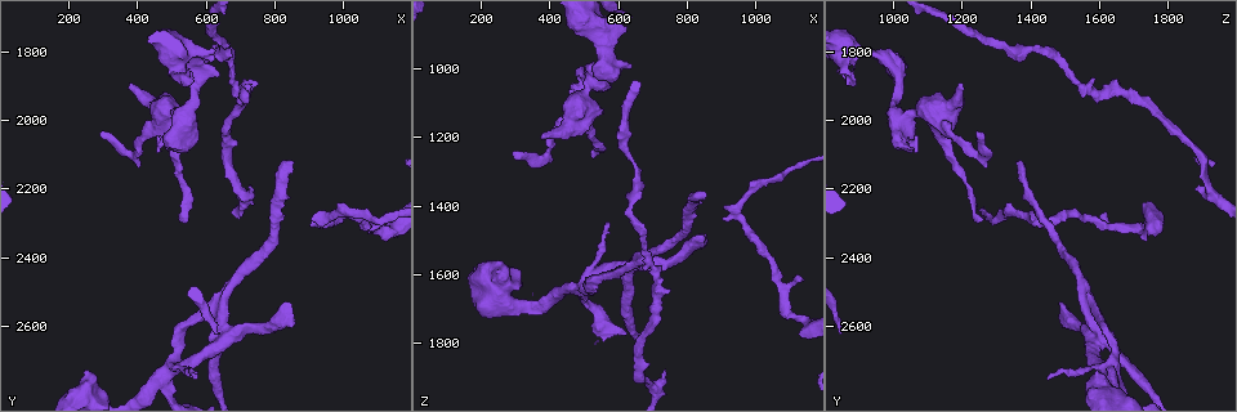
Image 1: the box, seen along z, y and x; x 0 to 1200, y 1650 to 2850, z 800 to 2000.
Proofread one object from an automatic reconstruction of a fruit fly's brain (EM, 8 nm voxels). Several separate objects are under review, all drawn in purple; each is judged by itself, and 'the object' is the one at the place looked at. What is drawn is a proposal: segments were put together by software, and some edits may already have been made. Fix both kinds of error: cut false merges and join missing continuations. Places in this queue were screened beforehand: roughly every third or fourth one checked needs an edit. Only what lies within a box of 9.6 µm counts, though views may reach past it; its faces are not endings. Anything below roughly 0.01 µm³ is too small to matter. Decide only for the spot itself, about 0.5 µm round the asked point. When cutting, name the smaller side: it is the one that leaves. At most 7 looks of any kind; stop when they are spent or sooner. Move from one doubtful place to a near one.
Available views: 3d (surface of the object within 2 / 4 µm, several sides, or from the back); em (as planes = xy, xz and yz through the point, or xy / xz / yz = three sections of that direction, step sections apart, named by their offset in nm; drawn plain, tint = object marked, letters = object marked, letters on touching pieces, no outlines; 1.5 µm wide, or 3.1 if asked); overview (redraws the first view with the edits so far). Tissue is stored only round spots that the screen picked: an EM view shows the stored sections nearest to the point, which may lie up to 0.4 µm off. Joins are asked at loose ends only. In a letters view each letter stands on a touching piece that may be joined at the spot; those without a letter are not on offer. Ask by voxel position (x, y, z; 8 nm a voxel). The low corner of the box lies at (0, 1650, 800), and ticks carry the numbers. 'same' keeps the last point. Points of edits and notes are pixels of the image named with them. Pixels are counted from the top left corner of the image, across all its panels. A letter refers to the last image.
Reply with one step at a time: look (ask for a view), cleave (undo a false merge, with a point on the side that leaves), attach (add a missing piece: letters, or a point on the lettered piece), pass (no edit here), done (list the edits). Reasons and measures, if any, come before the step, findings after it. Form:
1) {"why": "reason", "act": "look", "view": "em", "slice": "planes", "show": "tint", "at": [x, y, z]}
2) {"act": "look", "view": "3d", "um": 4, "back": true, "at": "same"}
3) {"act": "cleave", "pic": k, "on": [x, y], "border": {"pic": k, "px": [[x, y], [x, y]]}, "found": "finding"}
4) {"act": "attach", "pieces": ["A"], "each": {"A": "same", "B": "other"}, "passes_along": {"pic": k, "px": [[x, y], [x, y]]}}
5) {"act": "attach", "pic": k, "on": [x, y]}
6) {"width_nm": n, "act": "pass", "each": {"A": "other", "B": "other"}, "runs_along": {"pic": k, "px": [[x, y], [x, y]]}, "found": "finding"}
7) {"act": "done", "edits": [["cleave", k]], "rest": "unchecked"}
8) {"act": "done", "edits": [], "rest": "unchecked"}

{"why": "looks like a crossing", "act": "look", "view": "3d", "um": 2, "at": [540, 2710, 1600]}

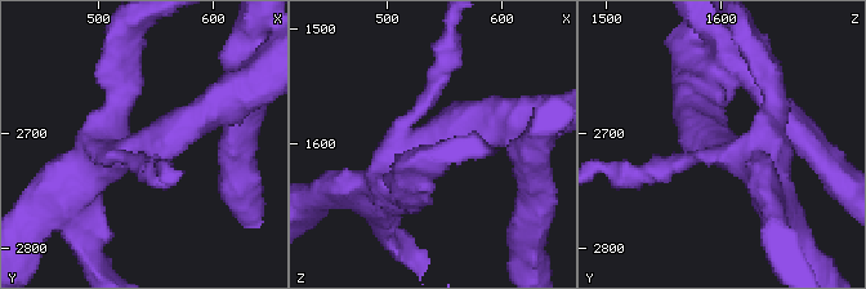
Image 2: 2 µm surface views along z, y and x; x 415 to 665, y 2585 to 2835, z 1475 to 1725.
{"arms": 4, "why": "now the EM", "act": "look", "view": "em", "slice": "xy", "step": 8, "show": "plain", "at": [538, 2714, 1602]}

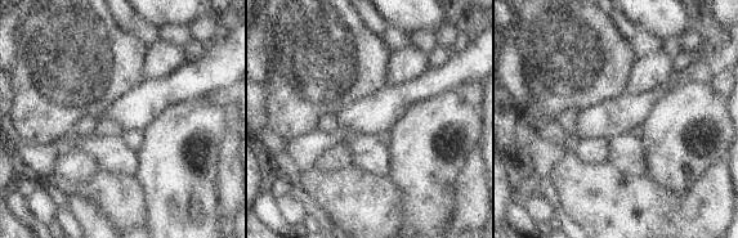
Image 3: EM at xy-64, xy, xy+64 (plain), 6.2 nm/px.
{"act": "look", "view": "em", "slice": "xy", "step": 8, "show": "letters", "at": "same"}

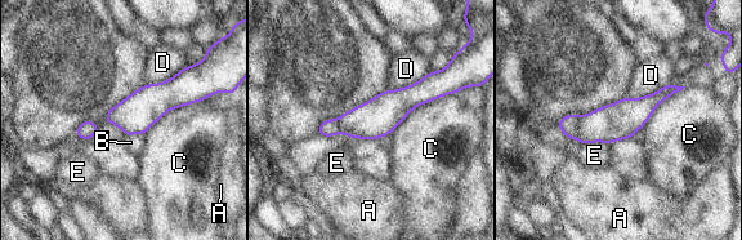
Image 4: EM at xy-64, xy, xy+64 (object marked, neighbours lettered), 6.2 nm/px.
{"act": "cleave", "pic": 4, "on": [568, 124], "each": {"A": "other", "B": "other", "C": "other", "D": "other", "E": "other"}, "border": {"pic": 4, "px": [[579, 118], [576, 133], [572, 137]]}, "found": "two cells meet here"}

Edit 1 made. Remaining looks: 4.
{"why": "tapers out", "act": "look", "view": "3d", "um": 4, "at": [520, 2280, 1270]}

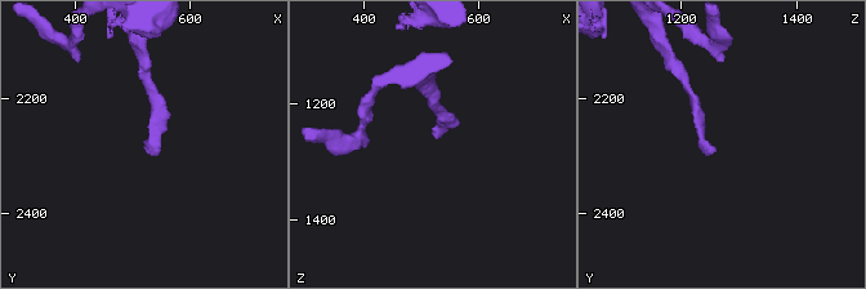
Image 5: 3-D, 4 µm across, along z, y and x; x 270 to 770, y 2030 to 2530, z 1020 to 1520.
{"why": "now the EM", "act": "look", "view": "em", "slice": "planes", "show": "plain", "at": [525, 2290, 1255]}

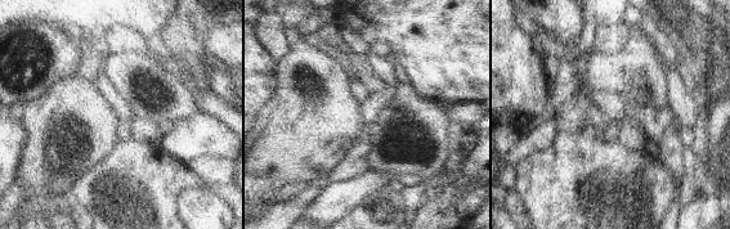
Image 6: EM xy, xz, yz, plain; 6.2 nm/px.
{"why": "see the neighbours", "act": "look", "view": "em", "slice": "planes", "show": "letters", "at": "same"}

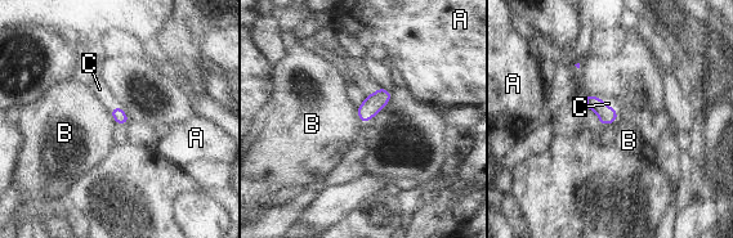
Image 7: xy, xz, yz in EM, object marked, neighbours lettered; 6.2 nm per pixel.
{"act": "attach", "pieces": ["C"], "each": {"A": "other", "B": "other", "C": "same"}, "passes_along": {"pic": 7, "px": [[117, 113], [114, 107], [99, 89]]}, "found": "the cell continues"}

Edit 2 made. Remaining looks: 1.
{"why": "end of a long branch", "act": "look", "view": "em", "slice": "planes", "show": "letters", "at": [840, 2530, 1490]}

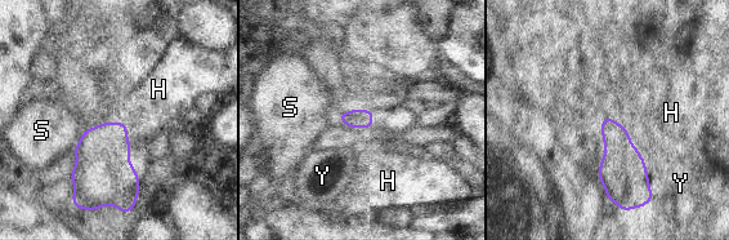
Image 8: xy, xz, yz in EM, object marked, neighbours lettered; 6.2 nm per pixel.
{"act": "attach", "pieces": ["H"], "each": {"H": "same", "S": "other", "Y": "other"}, "found": "the cell continues"}

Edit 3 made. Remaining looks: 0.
{"act": "done", "edits": [["cleave", 4], ["attach", 7], ["attach", 8]], "rest": "unchecked"}

